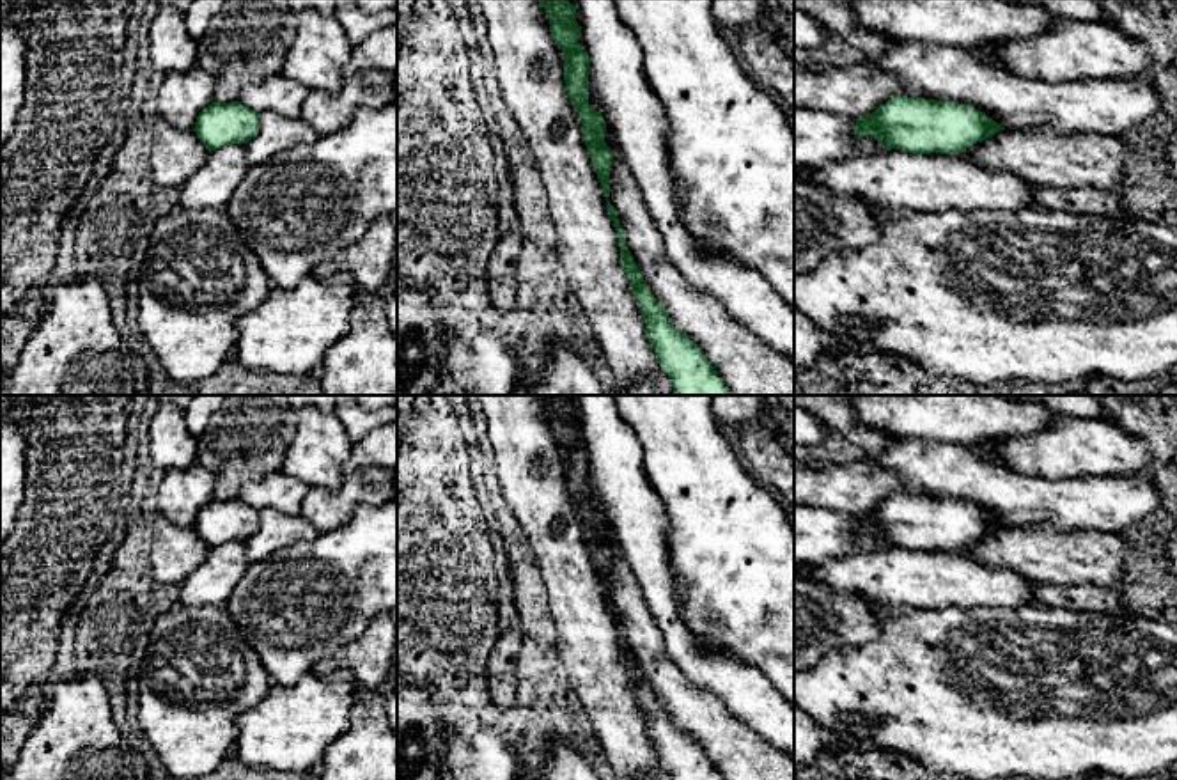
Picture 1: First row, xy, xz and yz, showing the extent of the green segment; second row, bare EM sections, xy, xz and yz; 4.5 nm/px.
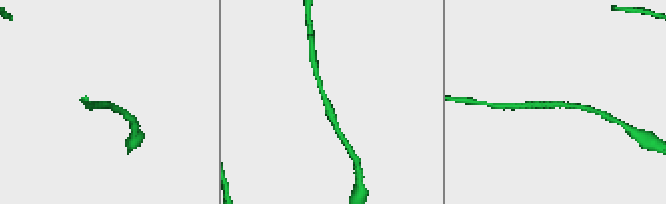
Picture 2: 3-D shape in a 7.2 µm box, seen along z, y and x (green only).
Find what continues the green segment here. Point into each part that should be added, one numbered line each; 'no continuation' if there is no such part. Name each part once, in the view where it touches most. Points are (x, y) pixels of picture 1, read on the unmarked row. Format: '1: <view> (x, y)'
no continuation

